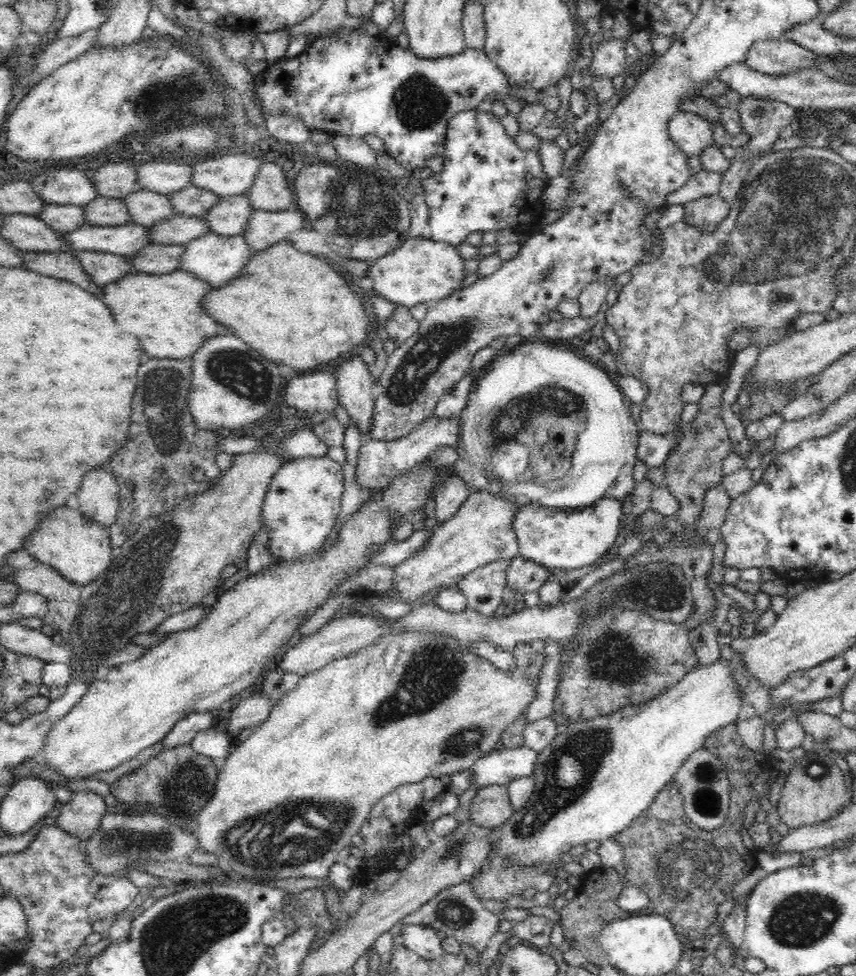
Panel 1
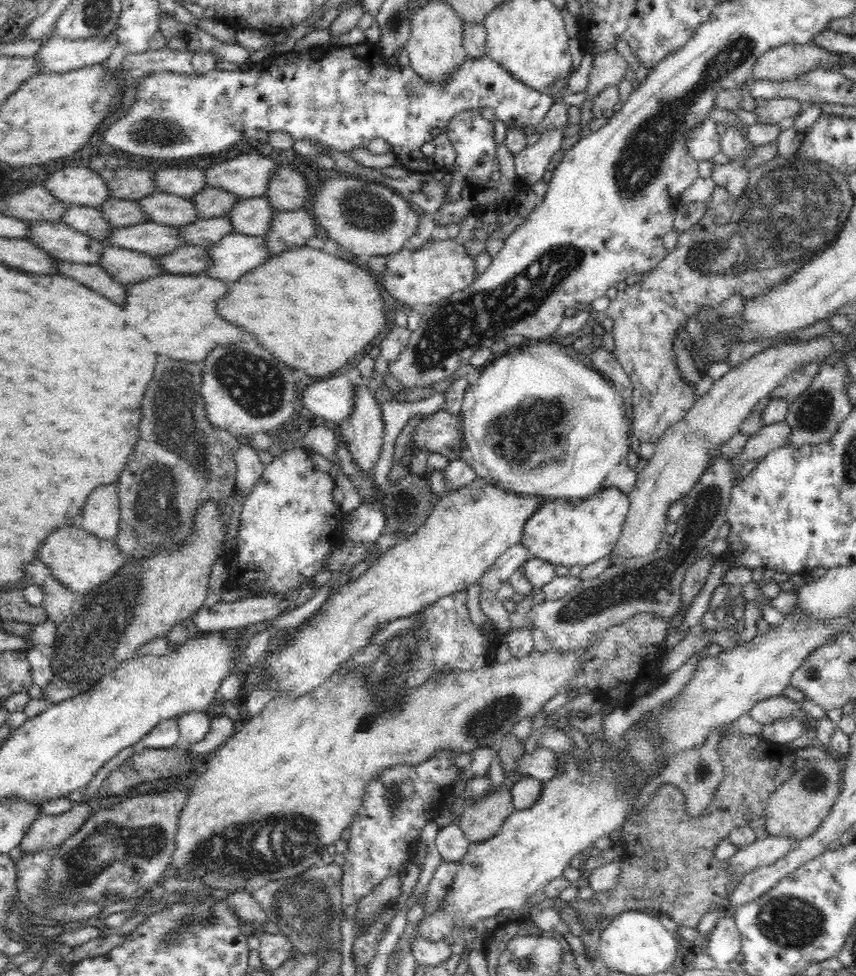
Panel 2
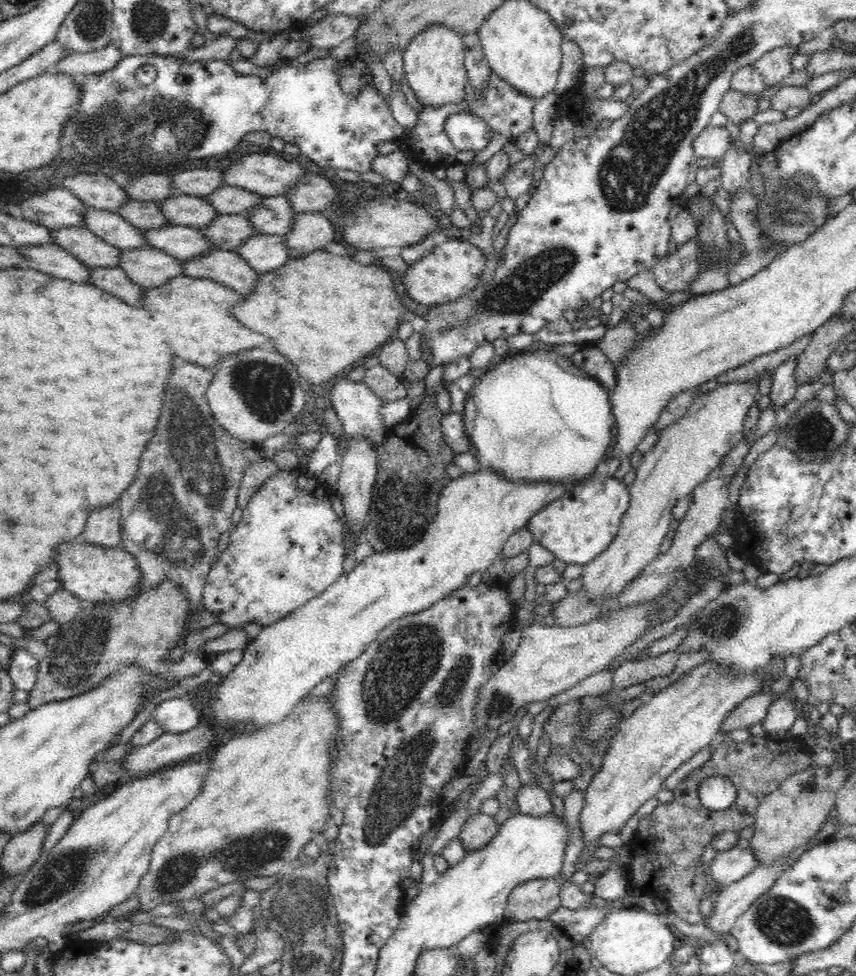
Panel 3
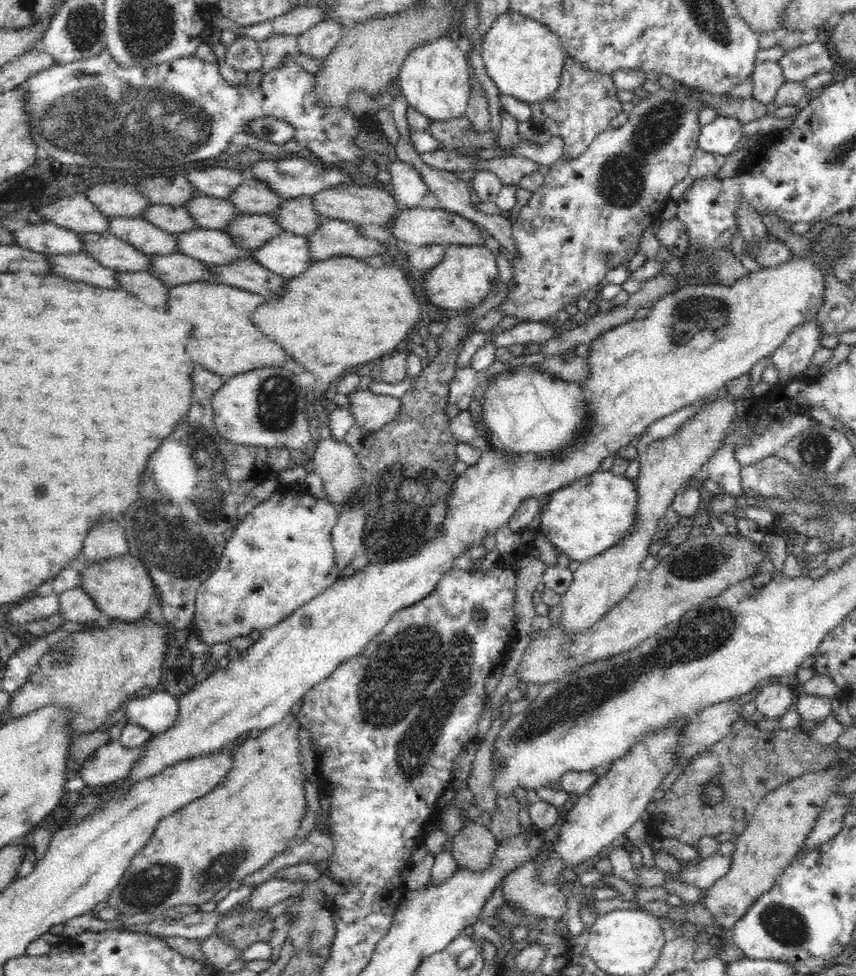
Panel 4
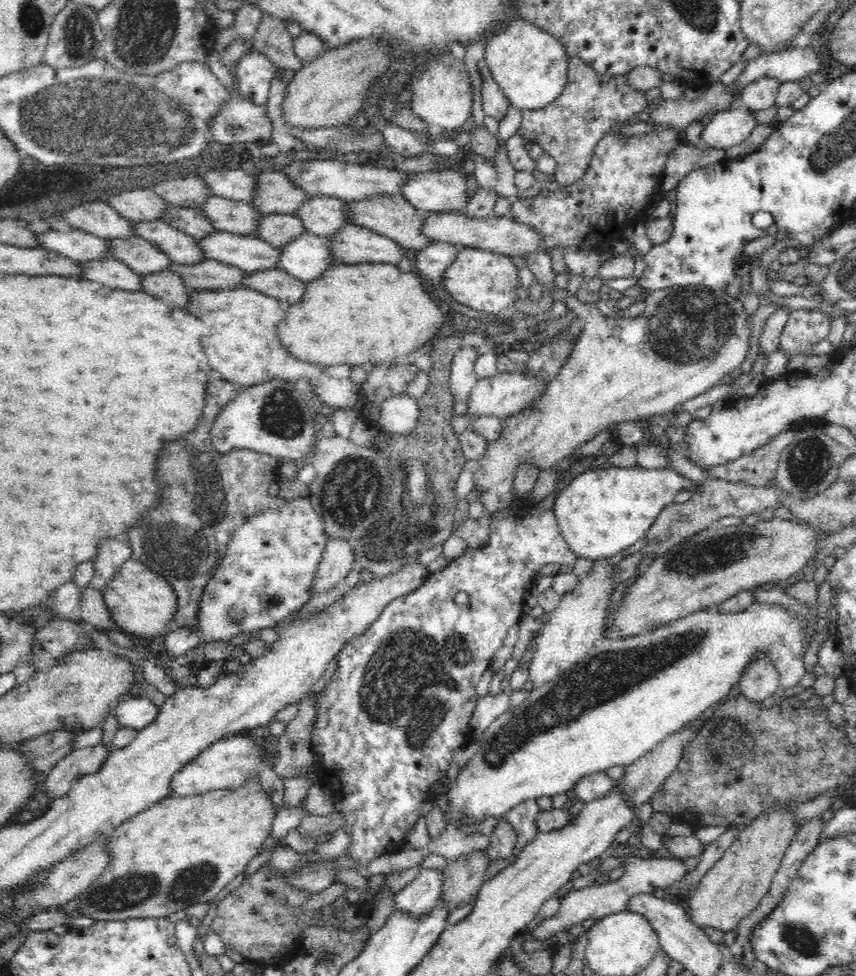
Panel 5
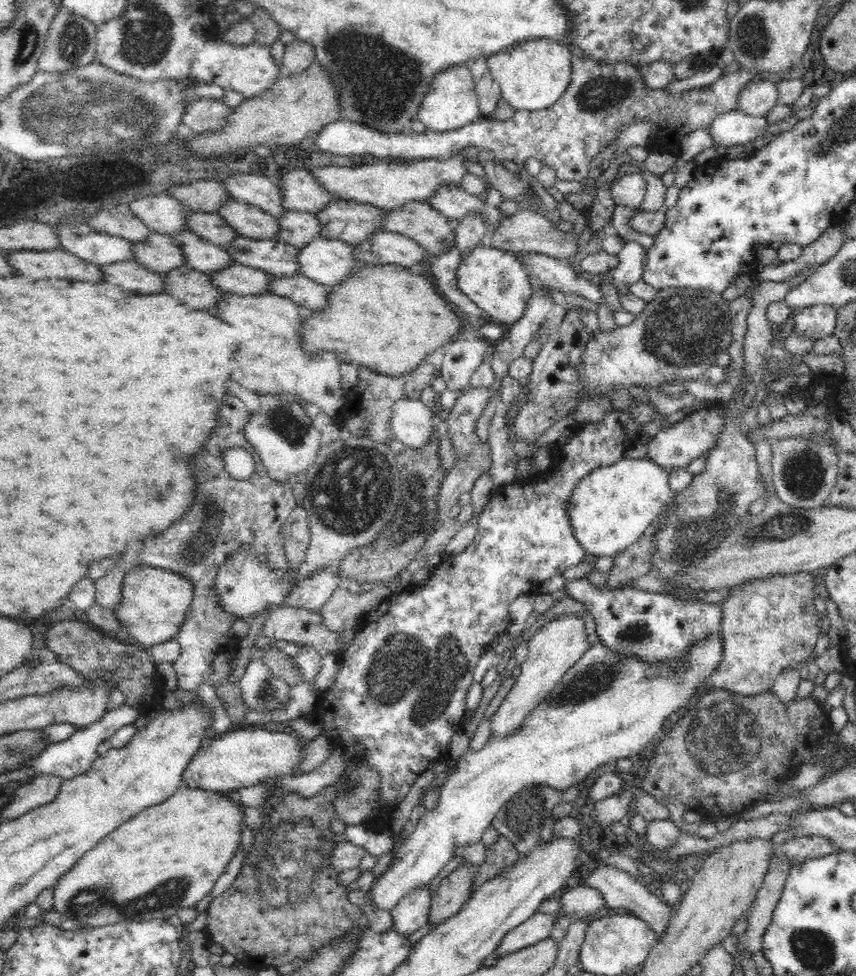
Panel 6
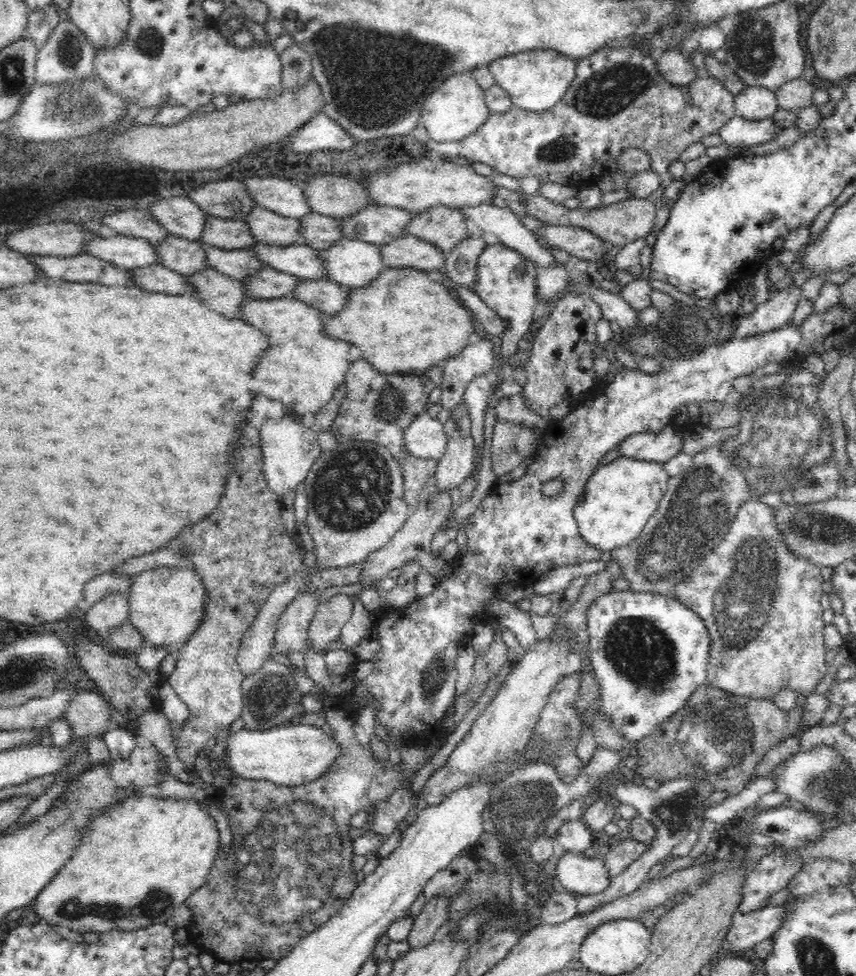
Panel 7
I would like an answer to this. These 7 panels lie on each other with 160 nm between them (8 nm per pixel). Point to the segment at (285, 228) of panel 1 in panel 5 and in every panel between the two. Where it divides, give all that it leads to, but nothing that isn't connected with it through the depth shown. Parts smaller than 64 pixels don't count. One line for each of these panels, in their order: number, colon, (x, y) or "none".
2: (289, 229)
3: (312, 231)
4: (334, 237)
5: (354, 244)

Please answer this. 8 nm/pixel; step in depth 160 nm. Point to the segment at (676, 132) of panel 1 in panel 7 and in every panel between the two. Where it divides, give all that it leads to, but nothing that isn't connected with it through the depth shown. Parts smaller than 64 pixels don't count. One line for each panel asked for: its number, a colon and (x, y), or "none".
2: (704, 142)
3: (714, 142)
4: (722, 136)
5: (729, 128)
6: (733, 128)
7: (738, 131)

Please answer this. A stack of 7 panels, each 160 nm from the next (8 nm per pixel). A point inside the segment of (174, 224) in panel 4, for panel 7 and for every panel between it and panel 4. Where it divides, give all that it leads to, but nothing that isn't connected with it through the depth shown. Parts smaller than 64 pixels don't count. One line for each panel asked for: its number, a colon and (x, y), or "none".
5: (194, 222)
6: (213, 228)
7: (222, 233)

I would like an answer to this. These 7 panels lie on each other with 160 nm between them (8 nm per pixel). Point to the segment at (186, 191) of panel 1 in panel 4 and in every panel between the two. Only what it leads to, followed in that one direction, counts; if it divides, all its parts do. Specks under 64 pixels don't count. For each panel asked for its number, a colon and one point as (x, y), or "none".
2: (212, 202)
3: (228, 199)
4: (253, 196)

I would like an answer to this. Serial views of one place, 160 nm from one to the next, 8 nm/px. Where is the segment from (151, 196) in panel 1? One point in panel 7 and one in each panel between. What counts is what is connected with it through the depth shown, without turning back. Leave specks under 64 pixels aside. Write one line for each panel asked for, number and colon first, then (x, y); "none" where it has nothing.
2: (163, 208)
3: (184, 210)
4: (208, 212)
5: (226, 215)
6: (251, 222)
7: (268, 228)

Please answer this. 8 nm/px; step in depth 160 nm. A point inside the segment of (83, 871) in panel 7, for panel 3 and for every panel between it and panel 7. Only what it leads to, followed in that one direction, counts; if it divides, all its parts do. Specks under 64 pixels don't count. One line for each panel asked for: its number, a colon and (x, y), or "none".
3: (265, 797)
4: (194, 853)
5: (182, 851)
6: (168, 856)

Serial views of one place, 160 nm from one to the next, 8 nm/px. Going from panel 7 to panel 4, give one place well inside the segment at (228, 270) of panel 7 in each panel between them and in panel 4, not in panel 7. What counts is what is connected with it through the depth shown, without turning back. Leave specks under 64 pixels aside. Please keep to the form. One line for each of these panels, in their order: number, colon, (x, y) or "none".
4: (146, 237)
5: (181, 248)
6: (201, 255)

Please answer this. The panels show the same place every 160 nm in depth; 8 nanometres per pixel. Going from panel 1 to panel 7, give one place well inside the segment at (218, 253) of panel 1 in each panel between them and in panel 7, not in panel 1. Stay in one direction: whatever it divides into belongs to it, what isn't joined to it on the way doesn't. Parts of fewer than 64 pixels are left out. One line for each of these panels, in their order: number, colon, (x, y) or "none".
2: (236, 254)
3: (265, 253)
4: (288, 255)
5: (306, 258)
6: (330, 262)
7: (351, 263)

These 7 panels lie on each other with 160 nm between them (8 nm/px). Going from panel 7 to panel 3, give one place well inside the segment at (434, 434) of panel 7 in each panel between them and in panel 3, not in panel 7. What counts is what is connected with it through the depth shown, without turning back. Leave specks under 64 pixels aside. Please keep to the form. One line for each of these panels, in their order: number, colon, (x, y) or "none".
3: (355, 404)
4: (372, 412)
5: (399, 414)
6: (412, 422)

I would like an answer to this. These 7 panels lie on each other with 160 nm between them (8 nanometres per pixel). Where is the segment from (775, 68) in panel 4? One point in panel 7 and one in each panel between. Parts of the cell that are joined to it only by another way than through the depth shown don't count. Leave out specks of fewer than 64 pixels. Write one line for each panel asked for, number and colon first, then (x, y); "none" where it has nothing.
5: (762, 93)
6: (757, 98)
7: (754, 103)

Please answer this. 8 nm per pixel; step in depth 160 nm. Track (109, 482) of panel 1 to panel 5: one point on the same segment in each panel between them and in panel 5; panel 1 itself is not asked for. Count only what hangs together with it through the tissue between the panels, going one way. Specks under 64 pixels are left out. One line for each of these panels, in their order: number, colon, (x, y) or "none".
2: (102, 513)
3: (103, 528)
4: (107, 541)
5: (113, 553)

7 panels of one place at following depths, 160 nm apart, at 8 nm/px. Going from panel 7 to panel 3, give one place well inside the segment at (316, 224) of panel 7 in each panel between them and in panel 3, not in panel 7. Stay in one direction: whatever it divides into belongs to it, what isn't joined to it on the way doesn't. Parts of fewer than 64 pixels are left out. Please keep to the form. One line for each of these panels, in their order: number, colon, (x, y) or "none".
3: (227, 232)
4: (250, 232)
5: (277, 229)
6: (298, 229)

